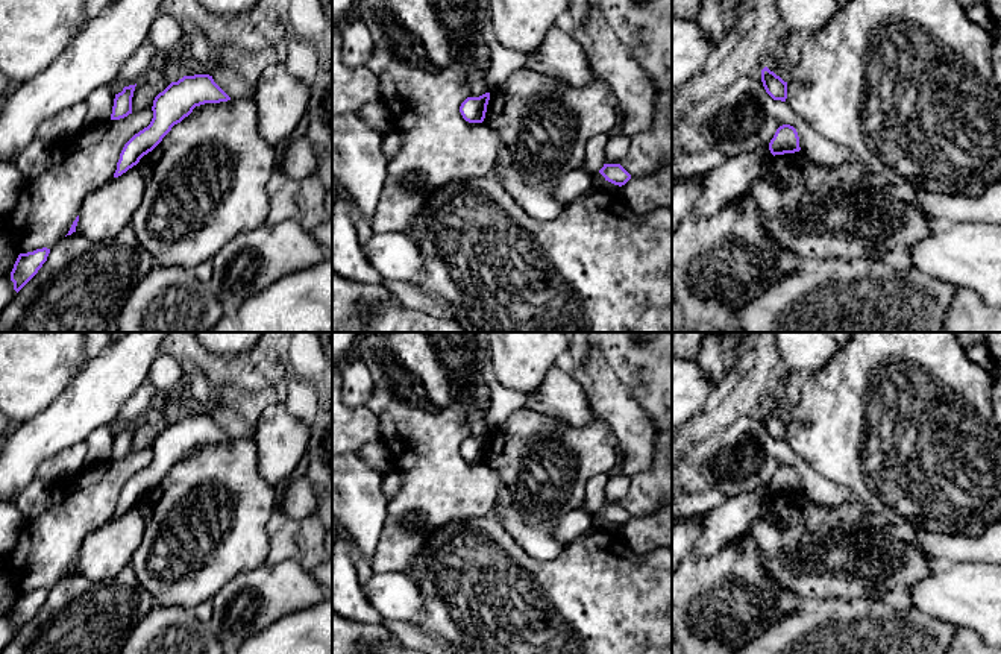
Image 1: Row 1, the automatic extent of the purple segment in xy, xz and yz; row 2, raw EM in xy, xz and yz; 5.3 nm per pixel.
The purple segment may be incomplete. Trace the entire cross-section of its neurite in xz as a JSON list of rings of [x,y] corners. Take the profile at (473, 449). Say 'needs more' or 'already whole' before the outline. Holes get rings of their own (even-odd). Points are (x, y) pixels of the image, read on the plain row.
already whole; [[[485,432],[479,437],[467,437],[460,446],[463,458],[469,463],[482,463],[485,458],[488,440],[490,432]]]

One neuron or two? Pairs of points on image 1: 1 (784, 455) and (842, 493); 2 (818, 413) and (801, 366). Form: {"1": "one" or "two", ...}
{"1": "one", "2": "two"}

